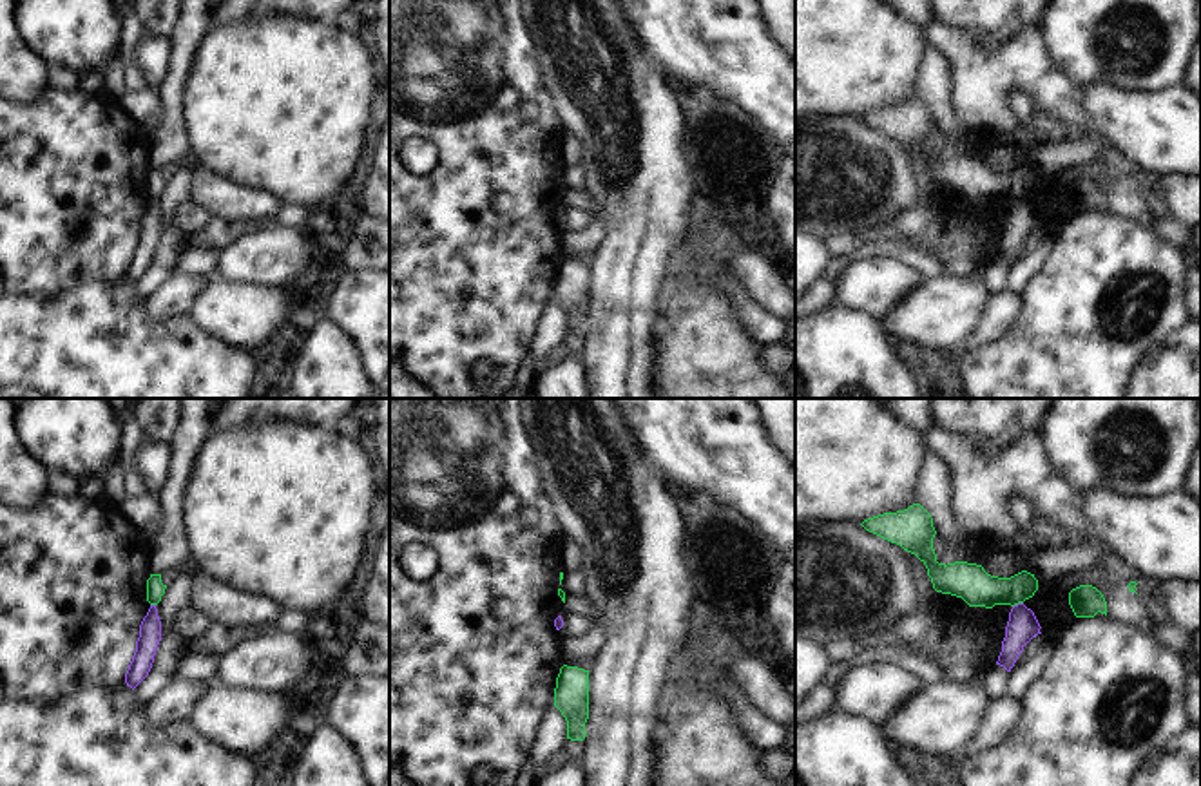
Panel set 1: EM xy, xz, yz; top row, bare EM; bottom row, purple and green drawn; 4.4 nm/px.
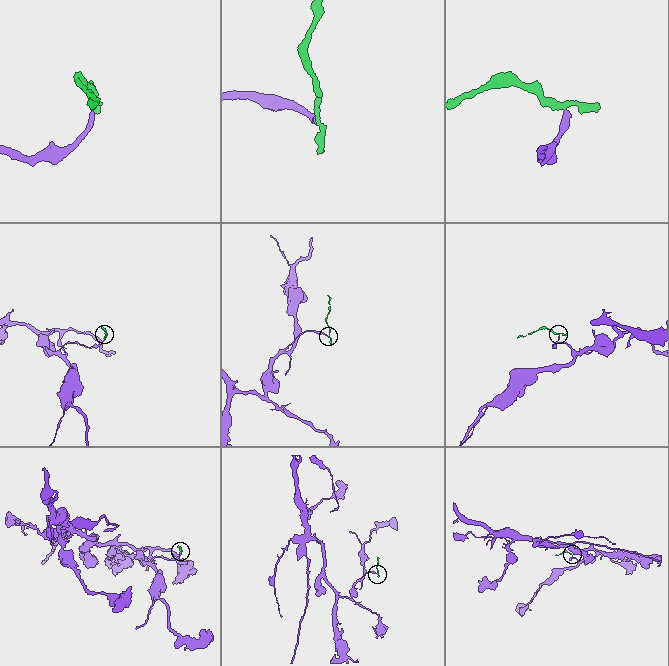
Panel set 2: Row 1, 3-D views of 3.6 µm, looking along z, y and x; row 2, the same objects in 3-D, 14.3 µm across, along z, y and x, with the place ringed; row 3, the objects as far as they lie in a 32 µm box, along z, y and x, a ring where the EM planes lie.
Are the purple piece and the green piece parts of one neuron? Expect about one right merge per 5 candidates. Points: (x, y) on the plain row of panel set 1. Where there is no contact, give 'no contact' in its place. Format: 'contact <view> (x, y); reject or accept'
contact yz (1018, 198); reject

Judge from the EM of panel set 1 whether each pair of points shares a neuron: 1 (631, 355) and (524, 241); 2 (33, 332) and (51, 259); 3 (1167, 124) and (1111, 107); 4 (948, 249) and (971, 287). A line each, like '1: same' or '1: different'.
1: different
2: different
3: same
4: different

